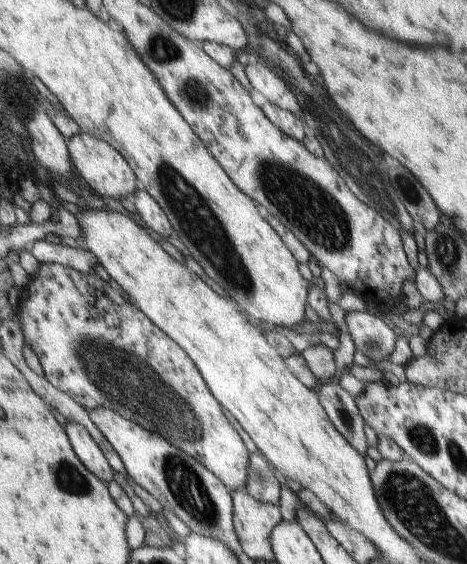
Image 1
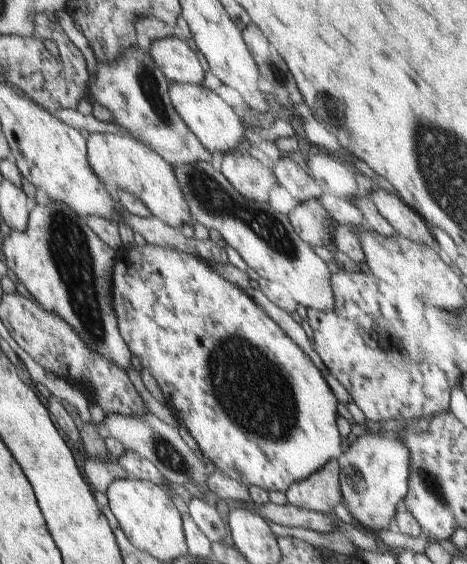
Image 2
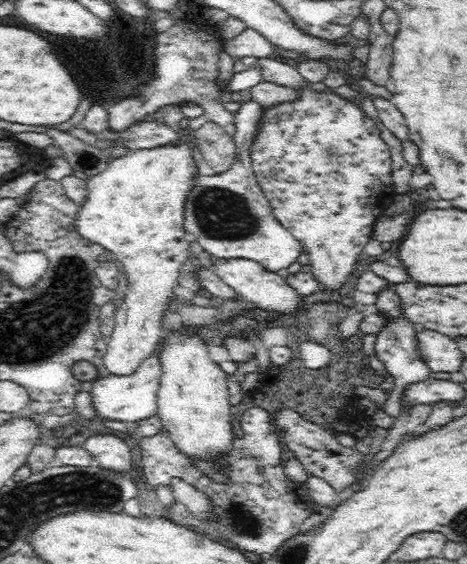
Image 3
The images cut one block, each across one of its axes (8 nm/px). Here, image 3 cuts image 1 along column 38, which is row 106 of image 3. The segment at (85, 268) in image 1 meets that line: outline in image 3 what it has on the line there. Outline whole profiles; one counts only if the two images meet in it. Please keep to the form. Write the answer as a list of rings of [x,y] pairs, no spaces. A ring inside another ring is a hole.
[[[254,101],[243,104],[238,112],[234,113],[233,119],[236,126],[236,132],[232,136],[235,152],[234,160],[224,172],[211,172],[200,170],[190,186],[188,192],[184,194],[183,221],[182,226],[192,241],[197,242],[209,254],[214,256],[236,256],[247,258],[260,263],[264,270],[270,272],[280,272],[281,269],[289,268],[289,265],[296,261],[301,252],[300,243],[288,232],[280,221],[276,220],[271,212],[268,199],[264,196],[257,176],[253,171],[251,163],[251,150],[260,129],[260,120],[262,120],[263,108]]]

